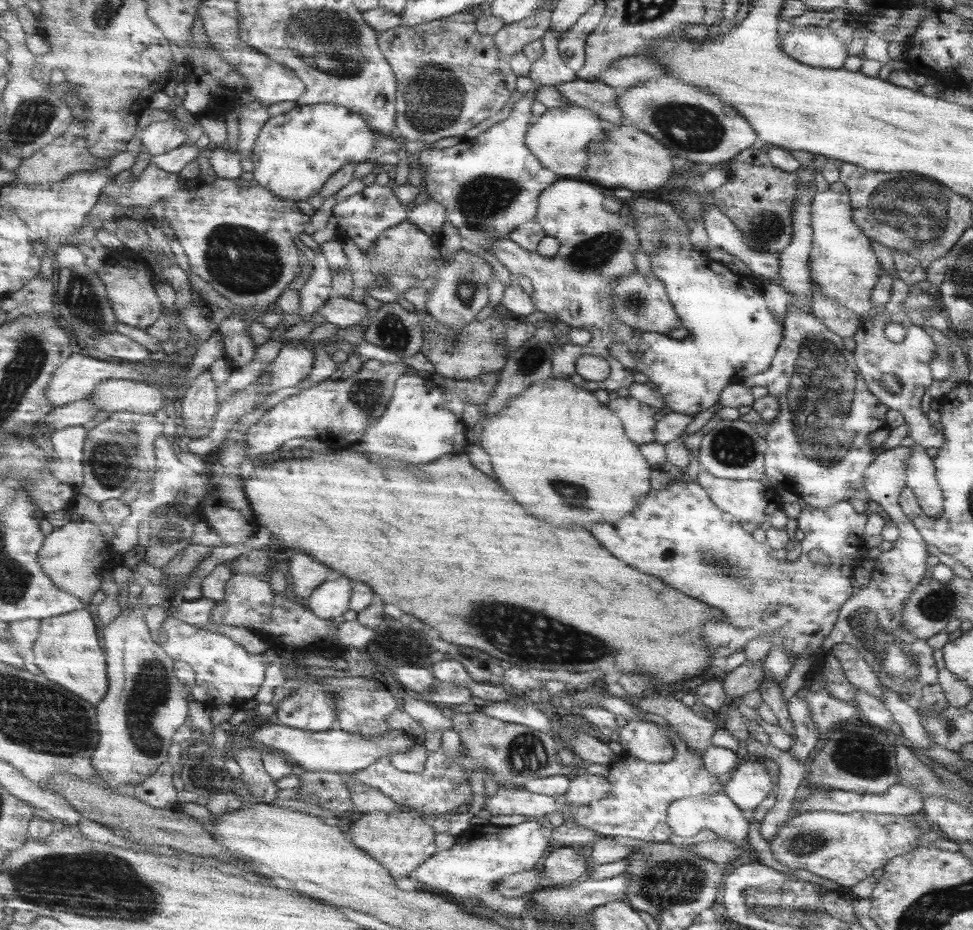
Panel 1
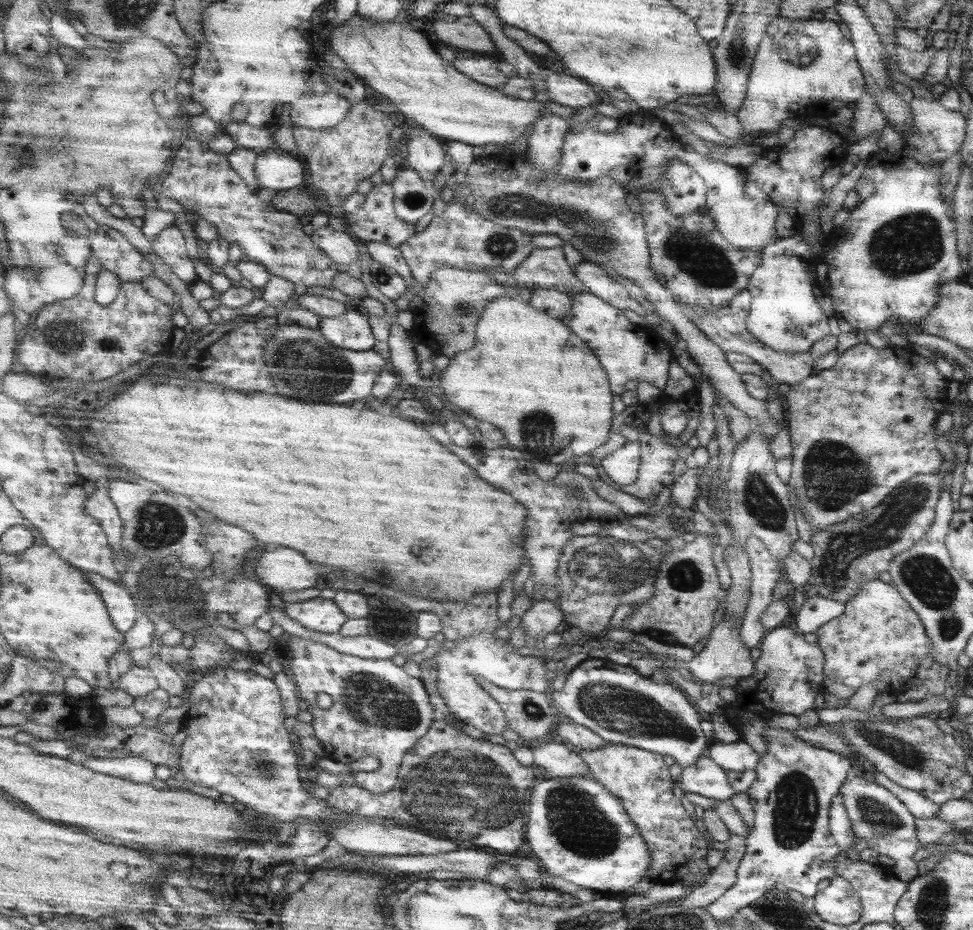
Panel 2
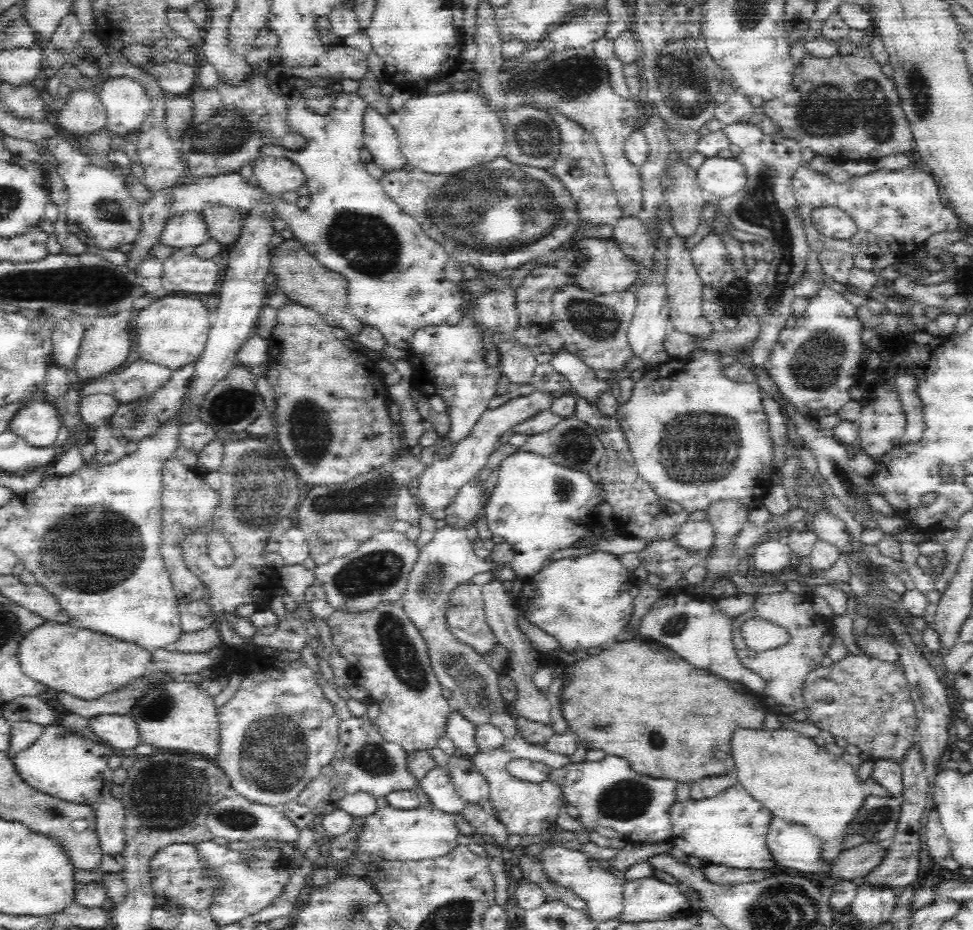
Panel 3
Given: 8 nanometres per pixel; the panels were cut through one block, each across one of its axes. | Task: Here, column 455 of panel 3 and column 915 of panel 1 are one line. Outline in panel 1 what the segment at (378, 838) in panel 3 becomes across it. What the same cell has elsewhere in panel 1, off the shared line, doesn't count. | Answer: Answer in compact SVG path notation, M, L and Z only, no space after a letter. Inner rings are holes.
M801 812L781 826L777 836L769 842L773 856L787 868L801 868L819 878L831 880L839 886L851 888L863 878L871 876L875 868L883 868L891 858L909 854L917 848L923 832L917 822L903 816L887 814L835 814L835 812Z

